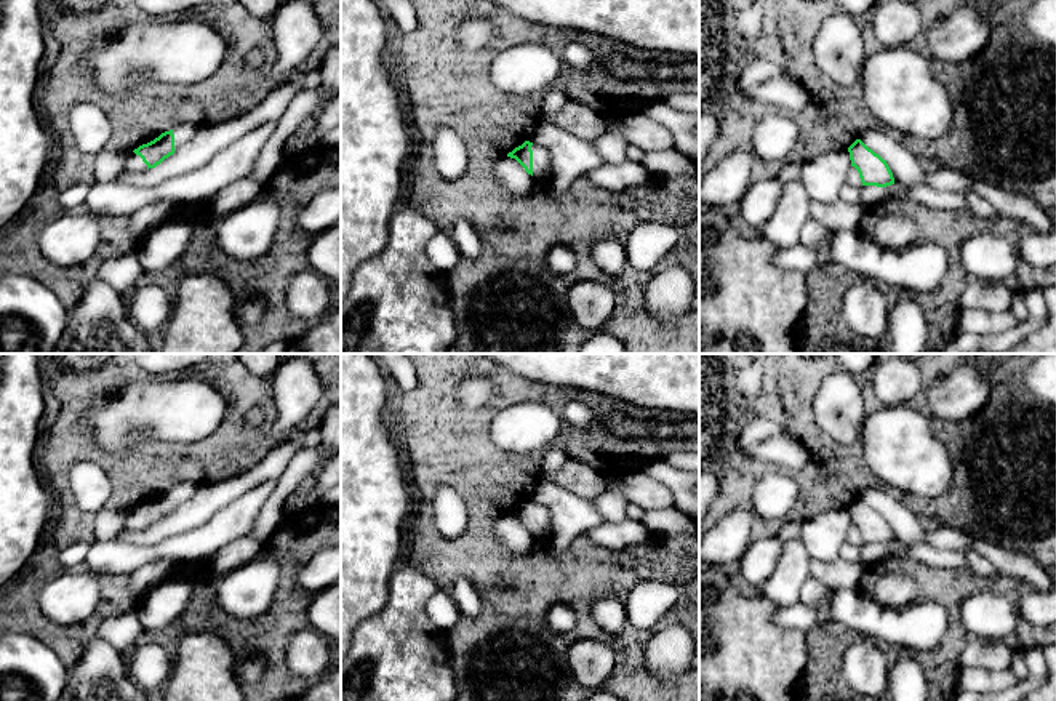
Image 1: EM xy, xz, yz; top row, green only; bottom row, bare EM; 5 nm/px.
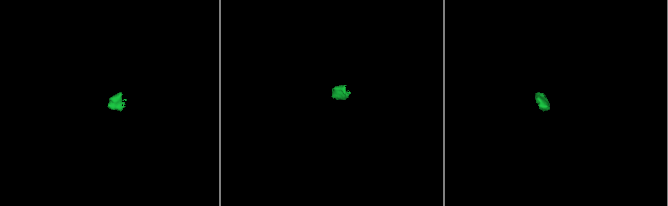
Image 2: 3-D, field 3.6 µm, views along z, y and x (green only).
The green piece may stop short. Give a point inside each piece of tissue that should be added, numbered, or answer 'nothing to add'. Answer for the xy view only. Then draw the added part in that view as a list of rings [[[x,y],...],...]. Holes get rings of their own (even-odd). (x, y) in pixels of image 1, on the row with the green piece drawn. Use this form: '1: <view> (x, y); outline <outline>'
1: xy (184, 132); outline [[[189,122],[176,125],[173,128],[174,149],[179,149],[182,144],[190,141],[195,136],[197,130],[198,130],[198,125],[189,123]]]

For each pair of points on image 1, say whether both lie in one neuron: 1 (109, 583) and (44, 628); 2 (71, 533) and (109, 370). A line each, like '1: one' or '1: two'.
1: one
2: one

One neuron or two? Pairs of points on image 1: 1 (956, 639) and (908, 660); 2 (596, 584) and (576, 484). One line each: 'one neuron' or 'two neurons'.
1: one neuron
2: two neurons

